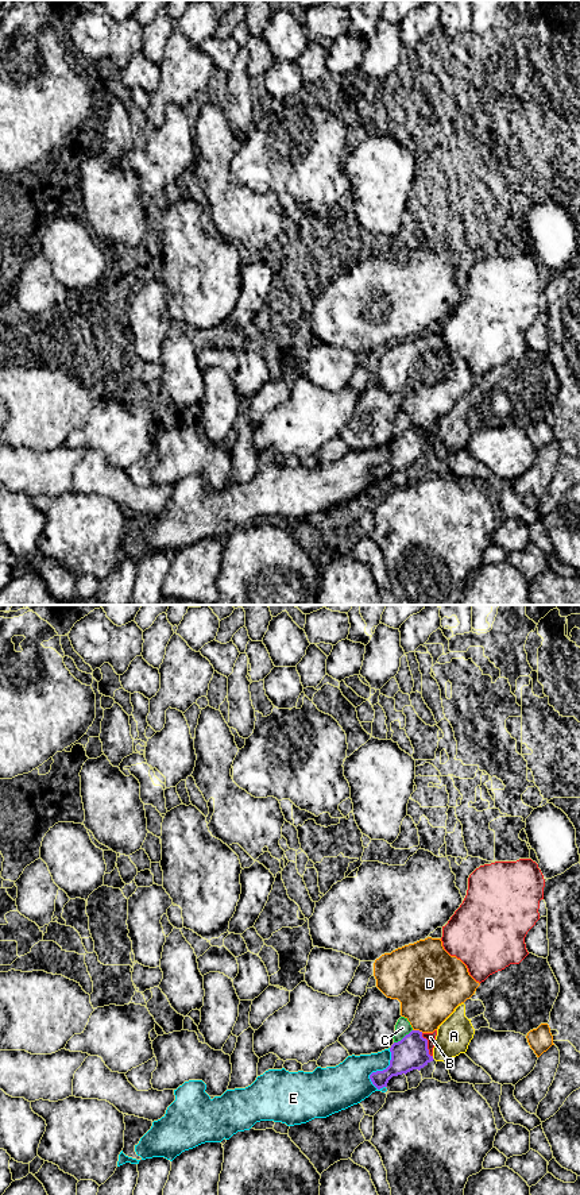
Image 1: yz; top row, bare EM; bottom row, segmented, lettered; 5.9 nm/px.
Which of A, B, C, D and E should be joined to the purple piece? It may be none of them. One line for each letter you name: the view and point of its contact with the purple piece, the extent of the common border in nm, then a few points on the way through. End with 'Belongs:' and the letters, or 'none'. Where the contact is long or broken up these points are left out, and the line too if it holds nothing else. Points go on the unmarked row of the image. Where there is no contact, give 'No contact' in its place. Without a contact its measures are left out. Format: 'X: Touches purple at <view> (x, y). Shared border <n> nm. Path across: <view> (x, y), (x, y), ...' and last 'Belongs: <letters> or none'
B: Touches purple at yz (426, 440). Shared border 160 nm. Path across: yz (412, 447), (420, 440), (426, 440), (430, 432)
Belongs: B

